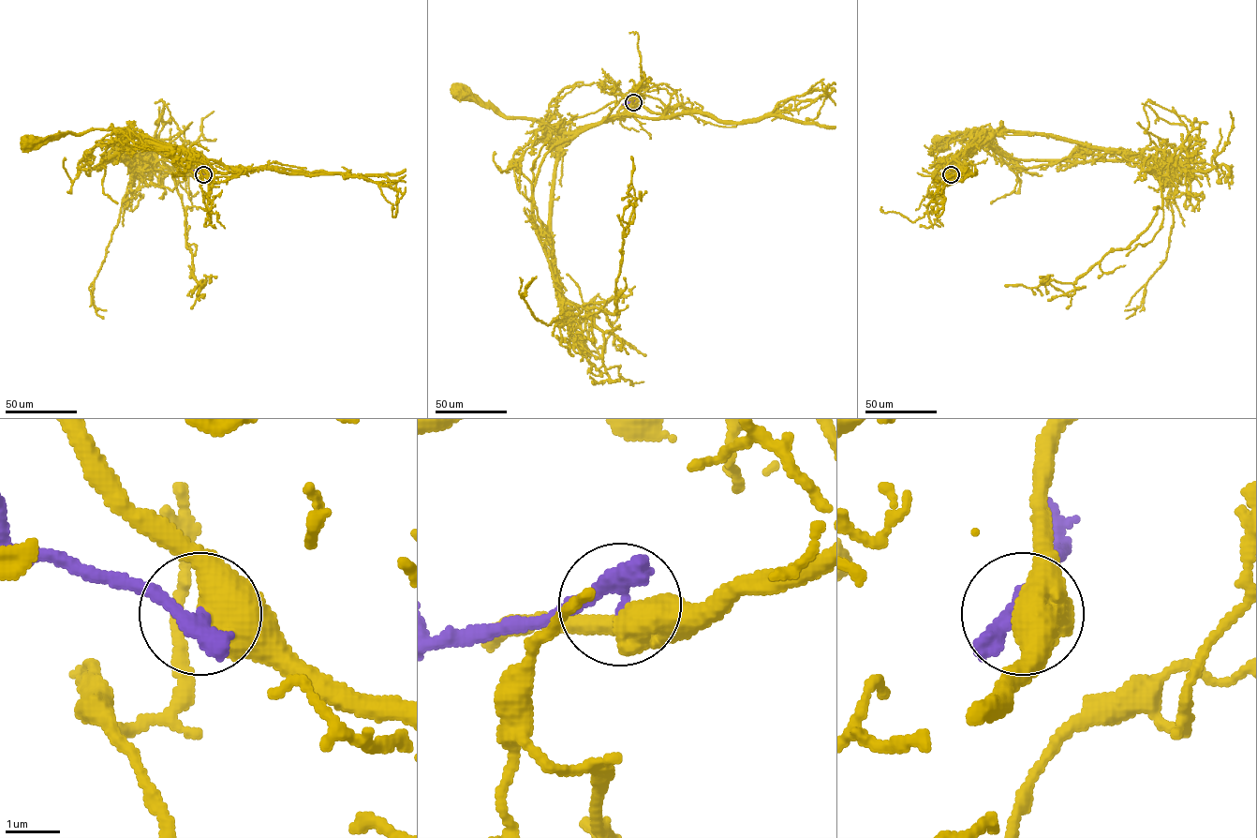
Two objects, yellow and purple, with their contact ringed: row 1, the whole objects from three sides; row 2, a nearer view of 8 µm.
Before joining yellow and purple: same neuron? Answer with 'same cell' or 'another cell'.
another cell

